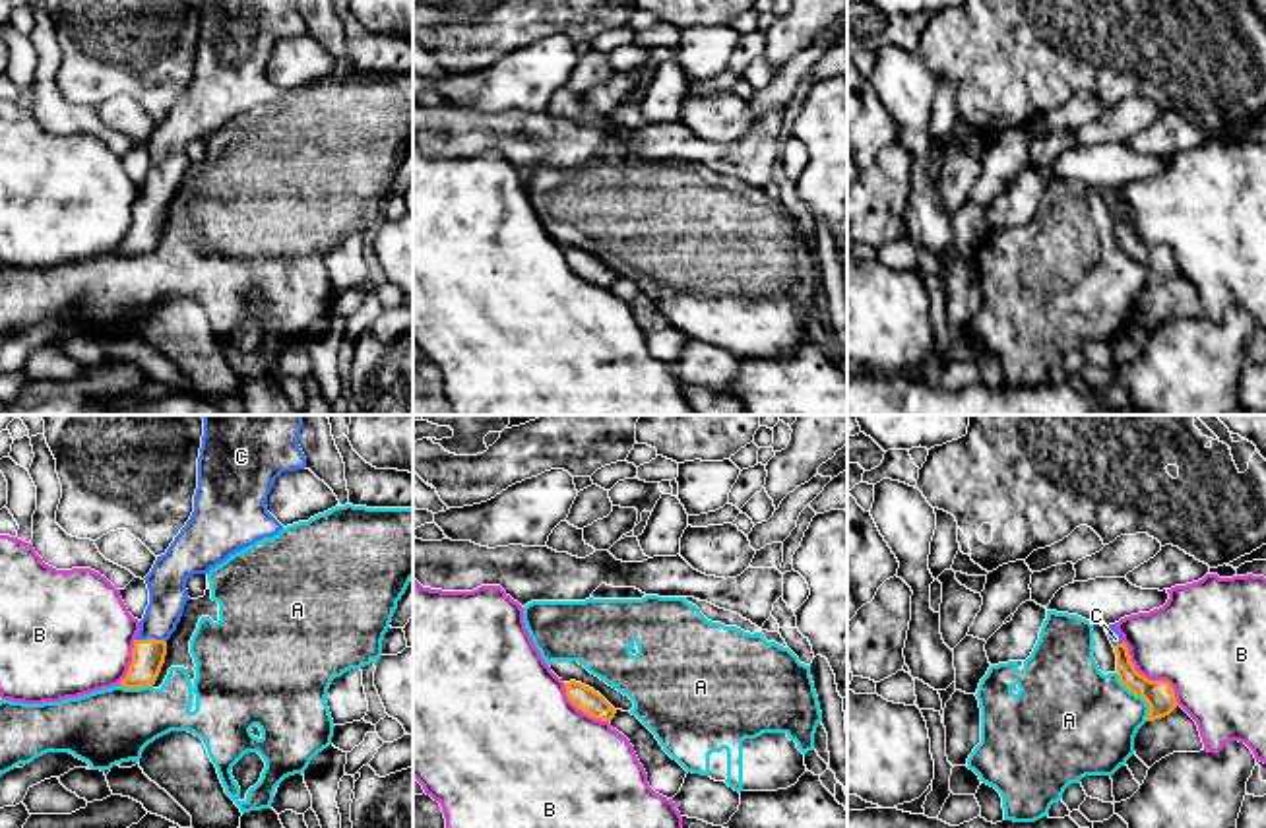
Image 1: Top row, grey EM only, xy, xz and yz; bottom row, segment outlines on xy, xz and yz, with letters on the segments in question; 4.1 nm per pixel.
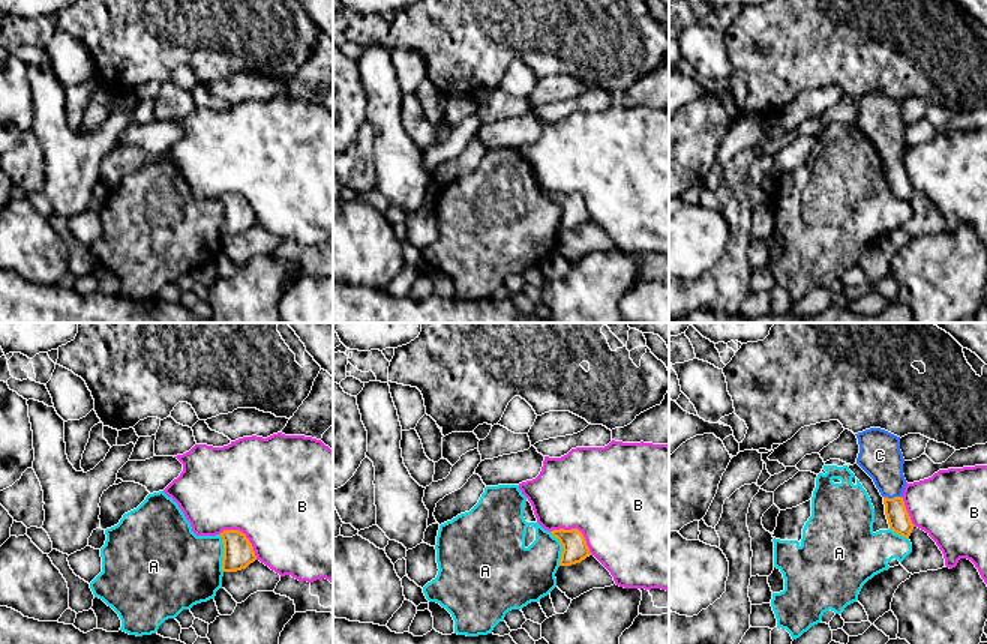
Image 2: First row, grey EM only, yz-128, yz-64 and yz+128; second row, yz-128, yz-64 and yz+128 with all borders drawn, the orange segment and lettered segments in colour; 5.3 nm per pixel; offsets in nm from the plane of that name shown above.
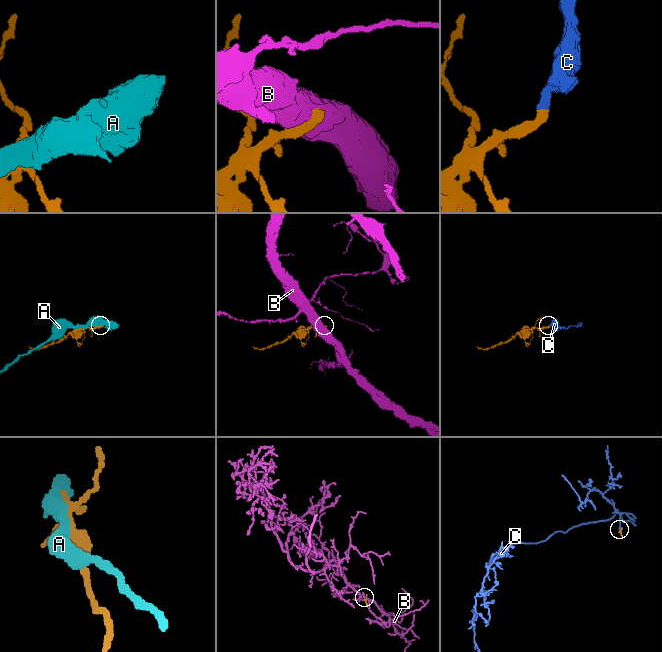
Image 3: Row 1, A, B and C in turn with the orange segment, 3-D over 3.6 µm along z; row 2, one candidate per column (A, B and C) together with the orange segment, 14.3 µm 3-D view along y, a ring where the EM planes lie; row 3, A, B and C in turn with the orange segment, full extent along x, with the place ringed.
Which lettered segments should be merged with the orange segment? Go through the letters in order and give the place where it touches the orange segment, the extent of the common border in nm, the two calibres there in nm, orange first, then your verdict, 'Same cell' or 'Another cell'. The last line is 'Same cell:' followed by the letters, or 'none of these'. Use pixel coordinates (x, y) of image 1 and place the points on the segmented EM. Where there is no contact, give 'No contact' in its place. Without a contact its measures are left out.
A: Touches orange at yz (1139, 695). Shared border 240 nm. Thickness 120 nm (orange) against 420 nm. Another cell
B: Touches orange at yz (1148, 679). Shared border 360 nm. Thickness 120 nm (orange) against 400 nm. Another cell
C: Touches orange at xy (152, 638). Shared border 130 nm. Thickness 140 nm (orange) against 160 nm. Same cell
Same cell: C

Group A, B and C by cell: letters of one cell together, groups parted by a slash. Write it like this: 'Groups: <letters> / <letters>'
Groups: A / B / C

